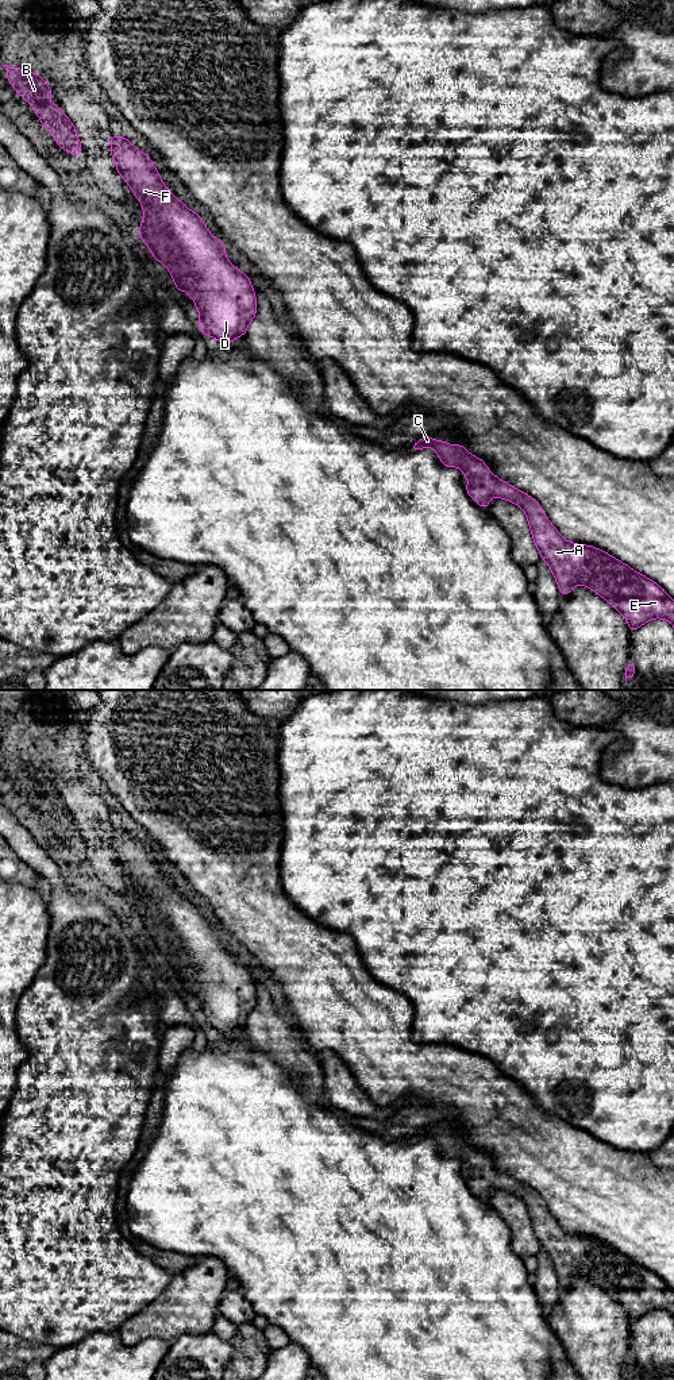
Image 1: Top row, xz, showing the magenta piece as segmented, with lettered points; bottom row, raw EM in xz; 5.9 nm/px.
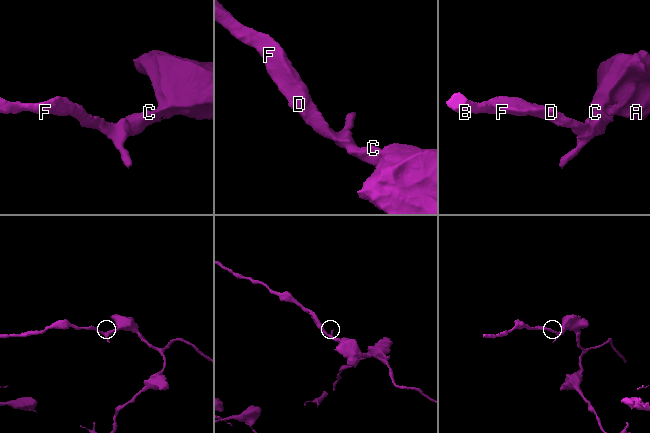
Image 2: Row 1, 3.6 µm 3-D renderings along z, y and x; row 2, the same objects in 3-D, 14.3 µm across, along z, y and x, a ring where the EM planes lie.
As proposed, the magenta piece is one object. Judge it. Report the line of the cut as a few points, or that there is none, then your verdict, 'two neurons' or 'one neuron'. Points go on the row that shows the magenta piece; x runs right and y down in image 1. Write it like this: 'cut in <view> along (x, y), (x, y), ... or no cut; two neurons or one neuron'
no cut; one neuron

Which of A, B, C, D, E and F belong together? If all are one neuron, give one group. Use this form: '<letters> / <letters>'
A B C D E F

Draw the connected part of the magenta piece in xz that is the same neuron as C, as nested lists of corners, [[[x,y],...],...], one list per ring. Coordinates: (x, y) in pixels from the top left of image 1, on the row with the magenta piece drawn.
[[[425,435],[417,443],[409,446],[411,451],[431,447],[438,452],[439,460],[446,467],[461,467],[462,477],[470,482],[465,486],[467,494],[481,506],[488,508],[492,497],[500,497],[520,506],[528,520],[534,543],[540,556],[551,568],[562,597],[567,595],[575,585],[588,586],[620,612],[633,632],[652,618],[663,618],[674,625],[674,600],[656,582],[633,571],[615,556],[585,544],[565,540],[550,523],[539,502],[515,486],[498,479],[486,466],[484,459],[471,455],[462,444],[450,446],[448,442],[432,440]]]

